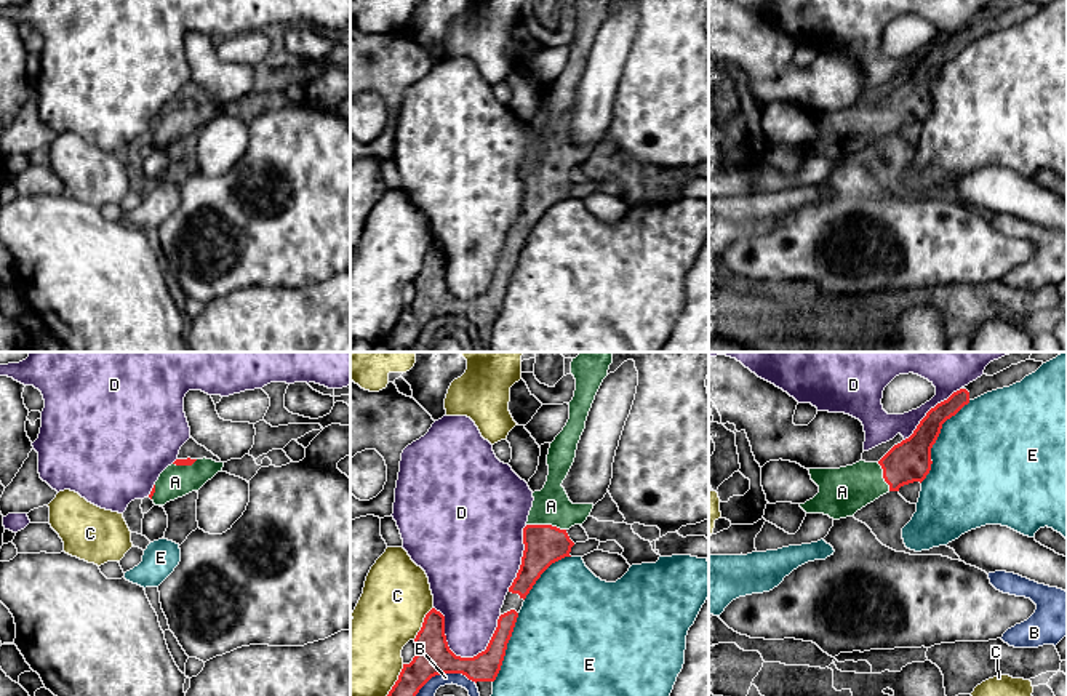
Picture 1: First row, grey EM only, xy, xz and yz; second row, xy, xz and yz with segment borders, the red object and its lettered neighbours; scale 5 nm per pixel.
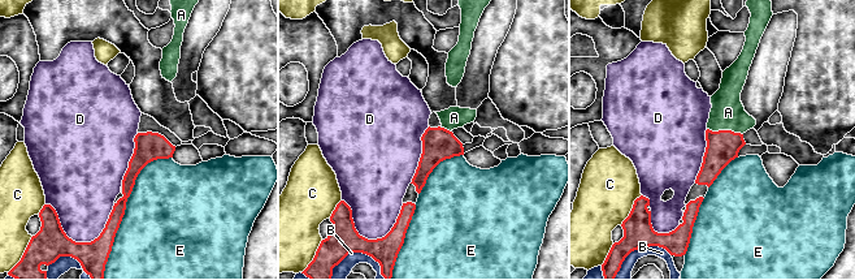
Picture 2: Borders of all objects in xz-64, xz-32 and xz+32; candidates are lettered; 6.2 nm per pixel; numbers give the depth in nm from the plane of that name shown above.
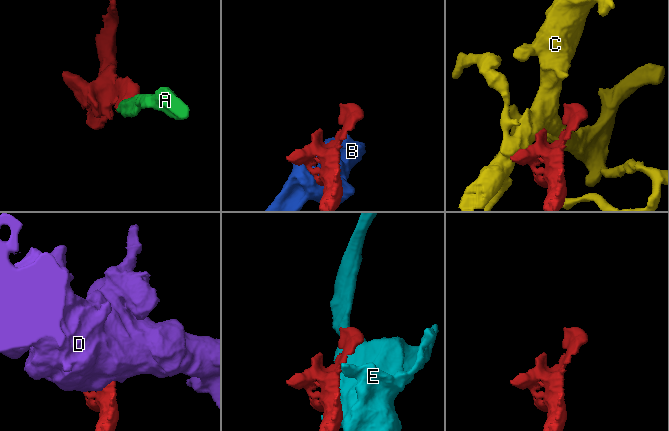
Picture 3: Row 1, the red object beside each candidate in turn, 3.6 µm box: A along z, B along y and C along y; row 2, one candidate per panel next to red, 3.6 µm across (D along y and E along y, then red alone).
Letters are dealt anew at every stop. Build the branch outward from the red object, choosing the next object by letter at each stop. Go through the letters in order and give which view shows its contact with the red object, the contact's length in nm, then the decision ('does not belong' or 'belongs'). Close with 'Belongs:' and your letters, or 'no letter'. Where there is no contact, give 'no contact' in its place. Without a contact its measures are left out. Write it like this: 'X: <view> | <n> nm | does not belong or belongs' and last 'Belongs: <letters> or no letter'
A: xz | 200 nm | belongs
B: xz | 320 nm | does not belong
C: xz | 190 nm | does not belong
D: xz | 340 nm | does not belong
E: yz | 480 nm | does not belong
Belongs: A

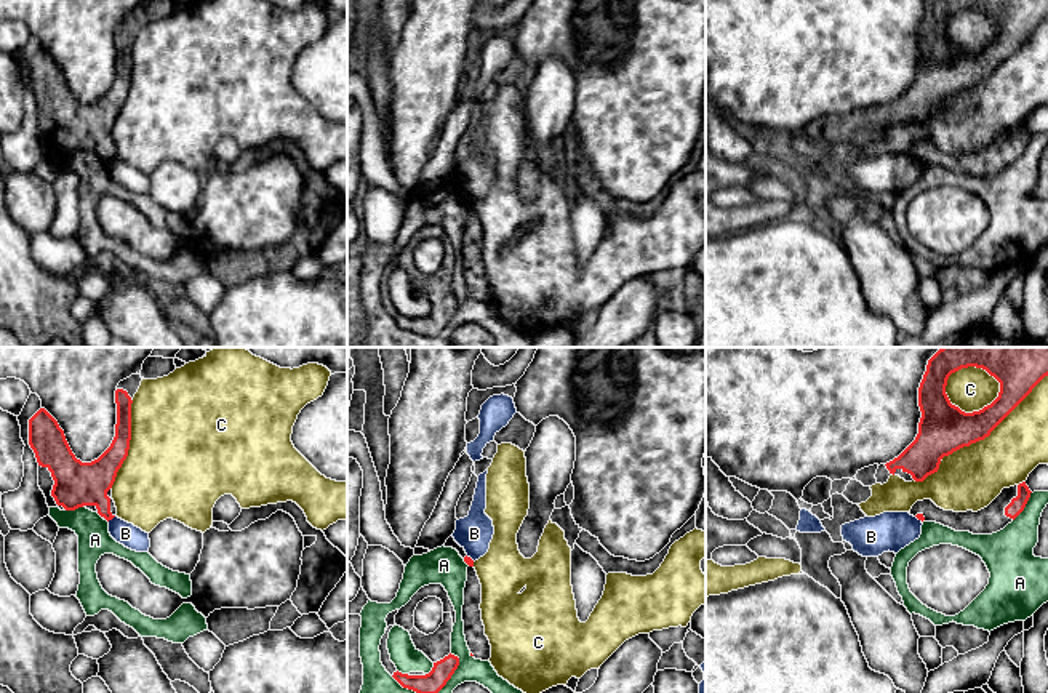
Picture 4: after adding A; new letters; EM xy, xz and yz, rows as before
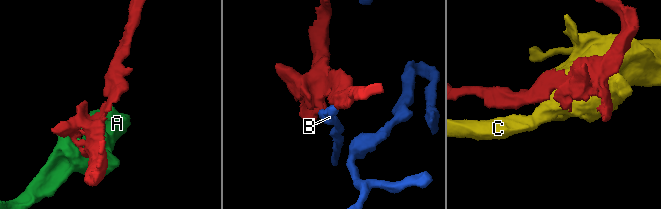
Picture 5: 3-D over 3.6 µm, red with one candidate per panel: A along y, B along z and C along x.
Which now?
A: xz | 220 nm | does not belong
B: xy | 50 nm | does not belong
C: yz | 300 nm | does not belong
Belongs: no letter

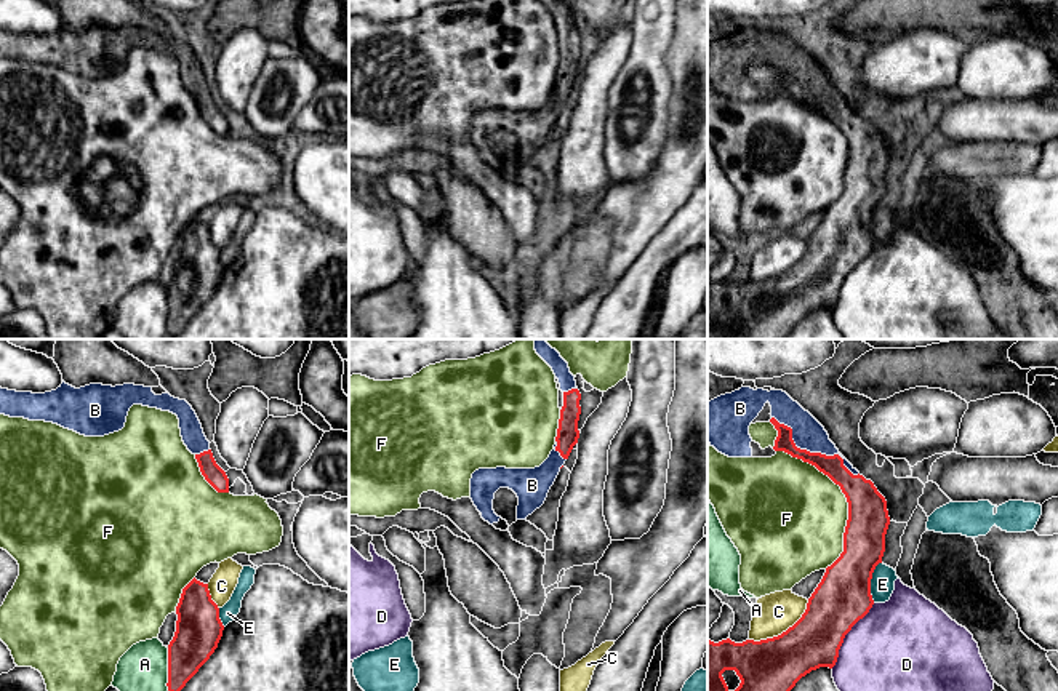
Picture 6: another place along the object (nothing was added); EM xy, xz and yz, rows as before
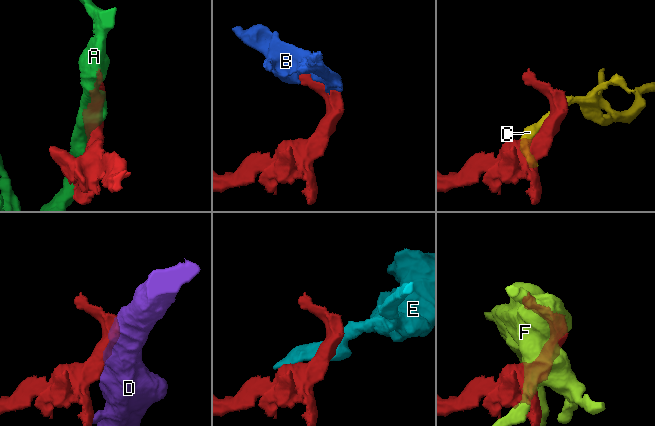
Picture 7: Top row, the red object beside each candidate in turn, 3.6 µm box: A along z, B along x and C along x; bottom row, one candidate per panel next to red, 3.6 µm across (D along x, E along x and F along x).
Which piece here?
A: xy | 220 nm | does not belong
B: yz | 550 nm | belongs
C: yz | 360 nm | does not belong
D: yz | 400 nm | does not belong
E: yz | 220 nm | does not belong
F: yz | 650 nm | does not belong
Belongs: B

